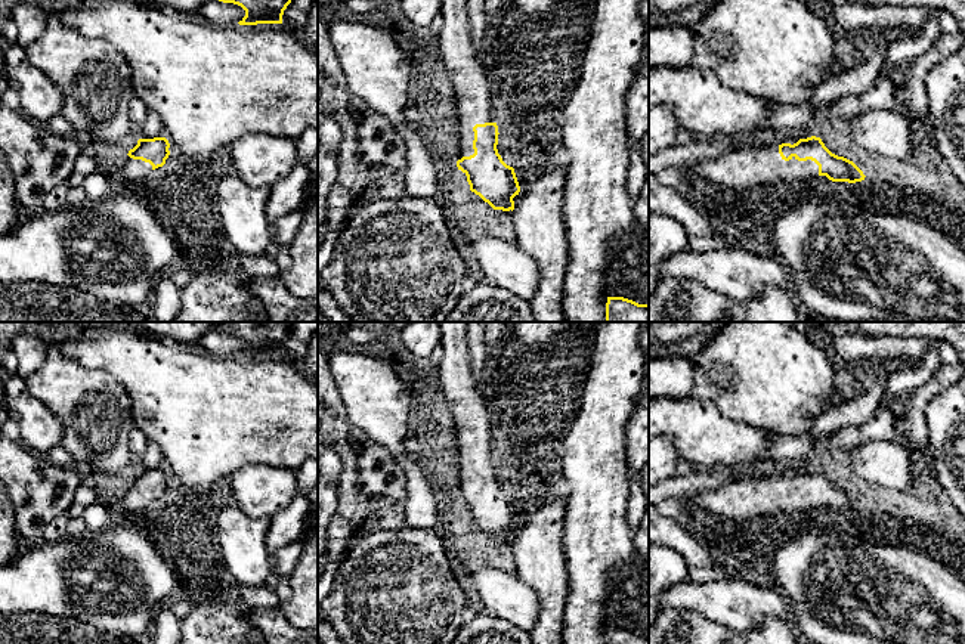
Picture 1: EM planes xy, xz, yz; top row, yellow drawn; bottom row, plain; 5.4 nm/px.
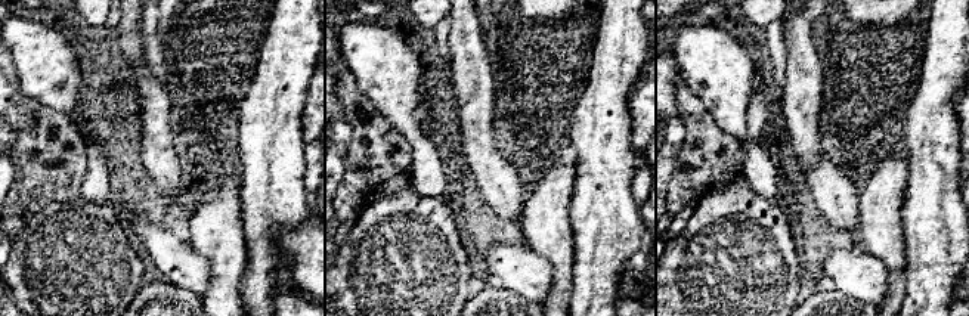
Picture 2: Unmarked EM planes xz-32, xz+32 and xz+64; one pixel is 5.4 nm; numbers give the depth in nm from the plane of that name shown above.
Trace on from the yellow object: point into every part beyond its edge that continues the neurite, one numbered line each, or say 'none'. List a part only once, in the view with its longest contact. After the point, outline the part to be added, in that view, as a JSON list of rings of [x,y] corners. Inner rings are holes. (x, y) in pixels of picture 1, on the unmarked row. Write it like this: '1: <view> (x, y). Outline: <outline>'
1: xz (472, 424). Outline: [[[439,322],[443,356],[439,363],[437,384],[448,402],[457,433],[460,456],[458,474],[452,479],[455,493],[474,484],[476,455],[497,453],[492,443],[491,422],[483,399],[476,388],[470,369],[467,322]]]

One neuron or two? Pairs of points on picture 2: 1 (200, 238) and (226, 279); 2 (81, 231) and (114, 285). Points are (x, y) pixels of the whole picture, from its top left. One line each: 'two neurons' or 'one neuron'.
1: one neuron
2: one neuron

